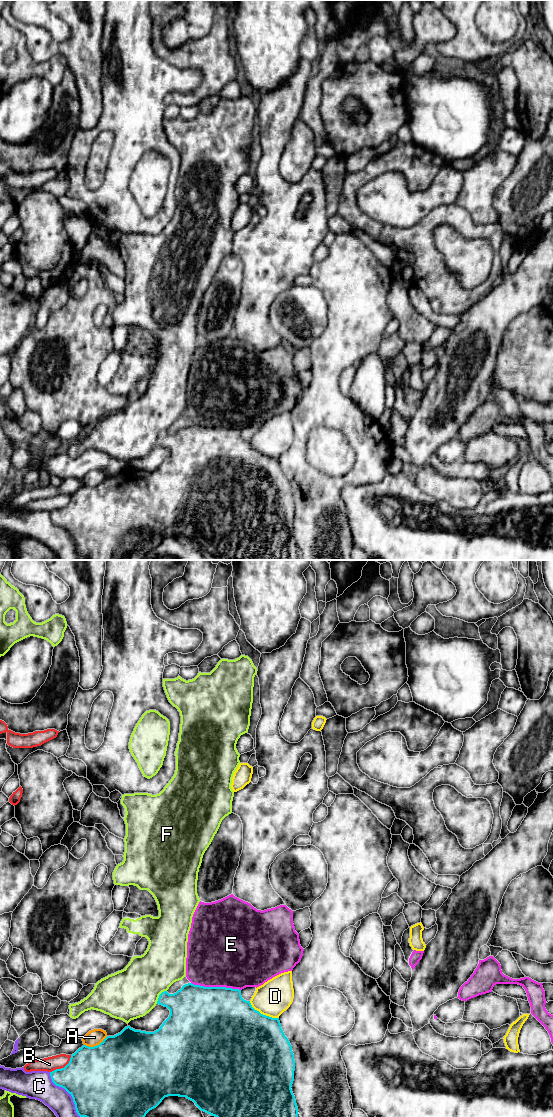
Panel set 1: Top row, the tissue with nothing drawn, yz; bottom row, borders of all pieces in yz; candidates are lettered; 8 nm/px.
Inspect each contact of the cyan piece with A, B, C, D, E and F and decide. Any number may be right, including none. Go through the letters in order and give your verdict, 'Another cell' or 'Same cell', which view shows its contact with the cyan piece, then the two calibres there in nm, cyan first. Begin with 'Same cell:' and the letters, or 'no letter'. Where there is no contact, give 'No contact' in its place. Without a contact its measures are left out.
Same cell: E
A: Another cell. Touches cyan in yz. Thickness 500 nm (cyan) against 130 nm
B: Another cell. Touches cyan in yz. Thickness 440 nm (cyan) against 120 nm
C: Another cell. Touches cyan in yz. Thickness 480 nm (cyan) against 220 nm
D: Another cell. Touches cyan in yz. Thickness 500 nm (cyan) against 280 nm
E: Same cell. Touches cyan in yz. Thickness 500 nm (cyan) against 500 nm
F: Another cell. Touches cyan in yz. Thickness 300 nm (cyan) against 400 nm

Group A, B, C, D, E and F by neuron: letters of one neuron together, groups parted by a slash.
A / B / C / D / E / F

